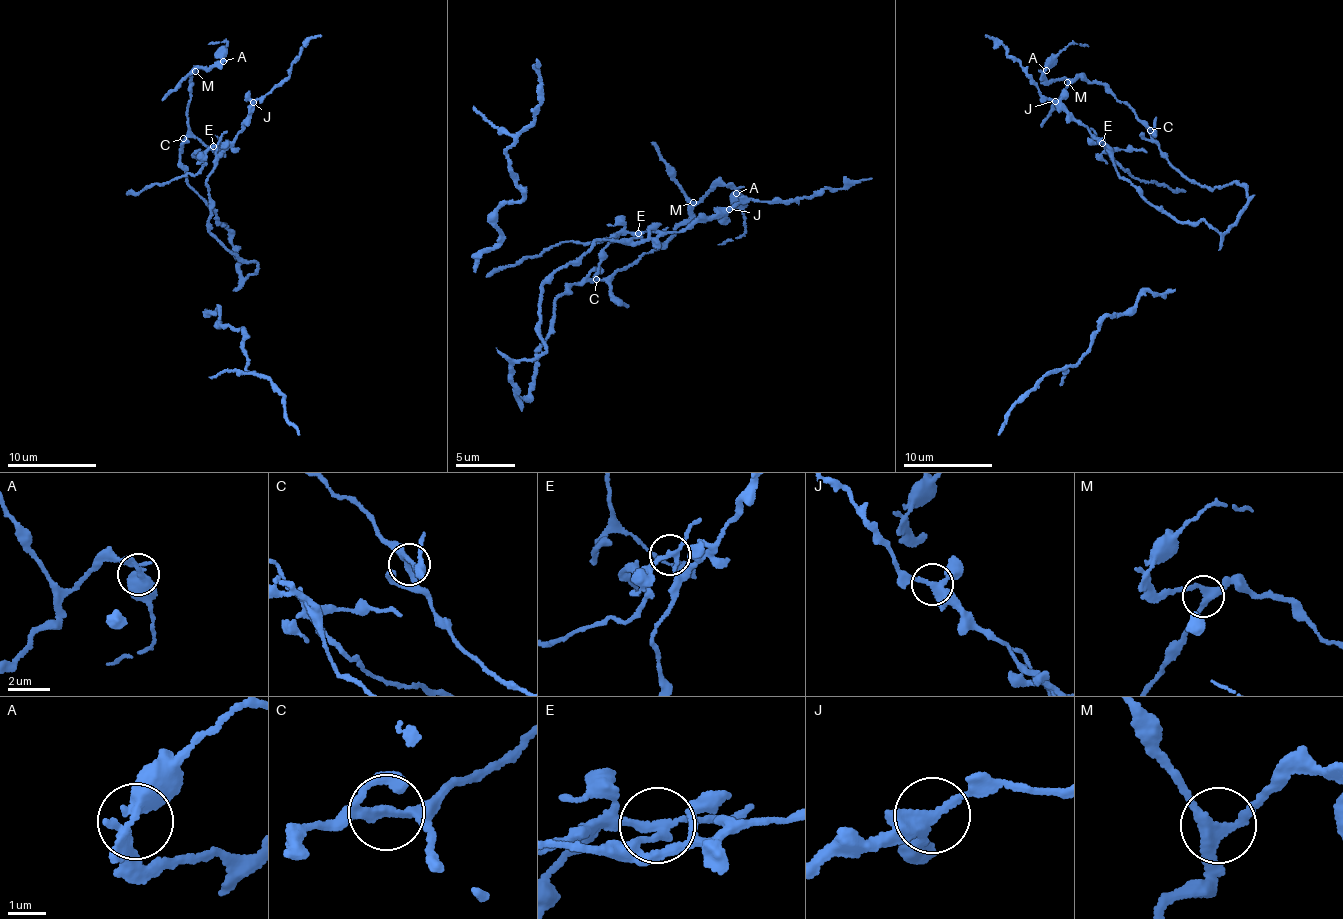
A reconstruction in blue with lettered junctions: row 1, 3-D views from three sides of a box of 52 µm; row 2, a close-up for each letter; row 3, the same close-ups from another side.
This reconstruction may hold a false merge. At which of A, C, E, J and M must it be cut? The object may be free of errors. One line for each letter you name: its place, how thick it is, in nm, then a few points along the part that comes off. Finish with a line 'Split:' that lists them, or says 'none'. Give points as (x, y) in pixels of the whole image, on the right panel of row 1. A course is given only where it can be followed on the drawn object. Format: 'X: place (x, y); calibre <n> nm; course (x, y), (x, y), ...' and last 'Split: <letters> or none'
E: place (1102, 143); calibre 190 nm; course (1103, 143), (1106, 152), (1123, 170), (1137, 179), (1175, 192), (1185, 190)
Split: E

